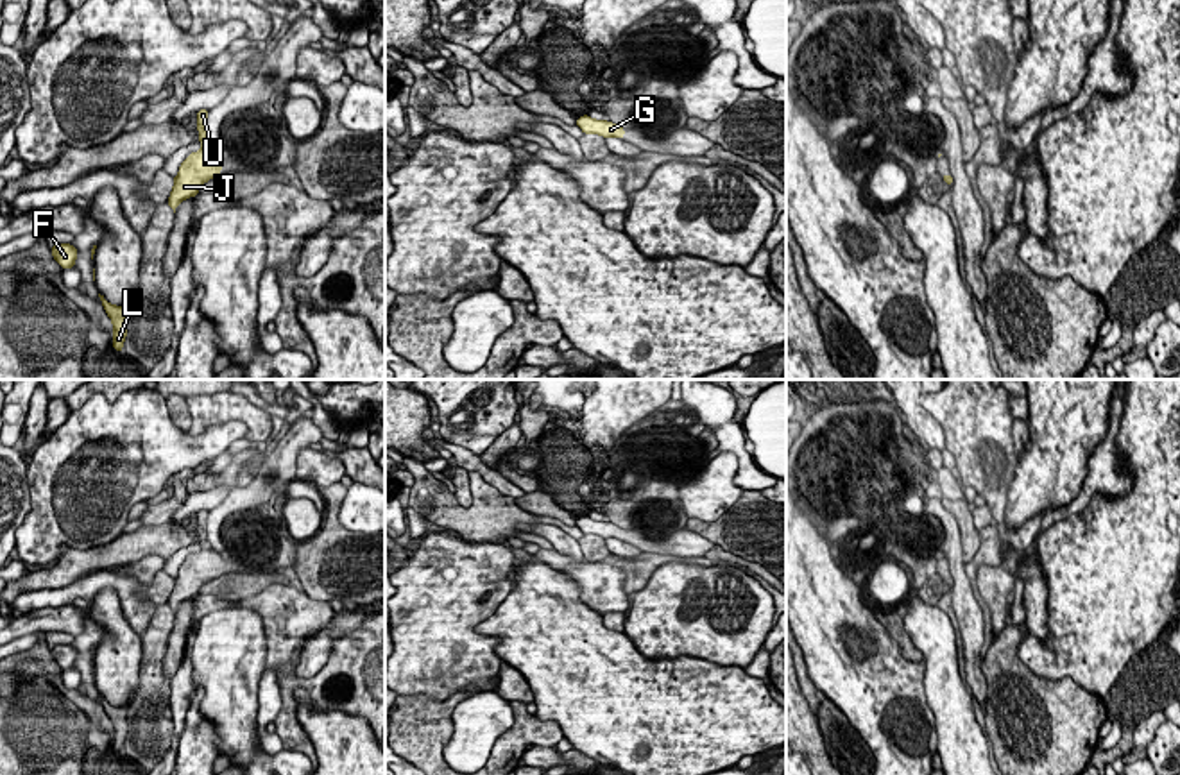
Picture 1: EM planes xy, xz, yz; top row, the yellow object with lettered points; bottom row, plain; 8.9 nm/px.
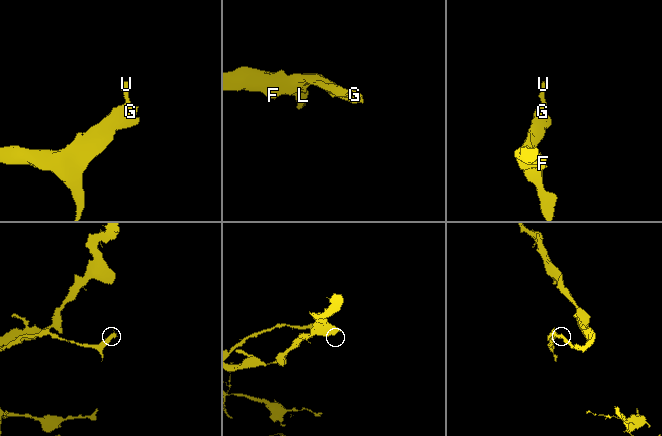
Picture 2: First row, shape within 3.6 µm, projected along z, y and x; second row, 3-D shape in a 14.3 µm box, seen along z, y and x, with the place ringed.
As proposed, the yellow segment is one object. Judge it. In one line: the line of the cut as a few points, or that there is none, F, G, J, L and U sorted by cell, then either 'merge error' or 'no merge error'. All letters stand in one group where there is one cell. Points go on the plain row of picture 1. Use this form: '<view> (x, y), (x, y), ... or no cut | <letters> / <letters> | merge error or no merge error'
no cut | F G J L U | no merge error

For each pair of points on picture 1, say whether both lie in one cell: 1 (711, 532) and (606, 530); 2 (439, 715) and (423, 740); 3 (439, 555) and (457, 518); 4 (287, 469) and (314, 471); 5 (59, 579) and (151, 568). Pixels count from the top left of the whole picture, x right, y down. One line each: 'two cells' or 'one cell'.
1: two cells
2: one cell
3: two cells
4: two cells
5: two cells

